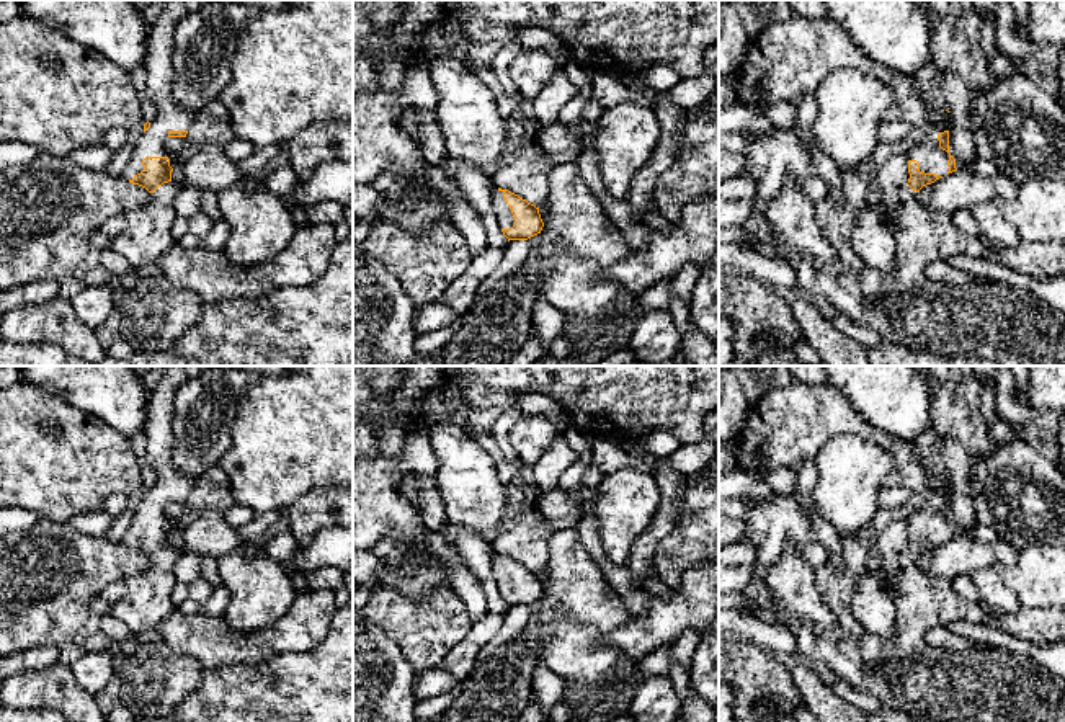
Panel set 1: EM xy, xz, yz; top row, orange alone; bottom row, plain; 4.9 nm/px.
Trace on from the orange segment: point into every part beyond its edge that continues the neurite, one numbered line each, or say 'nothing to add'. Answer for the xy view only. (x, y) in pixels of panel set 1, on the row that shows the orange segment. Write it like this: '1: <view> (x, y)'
1: xy (169, 115)
2: xy (147, 236)

